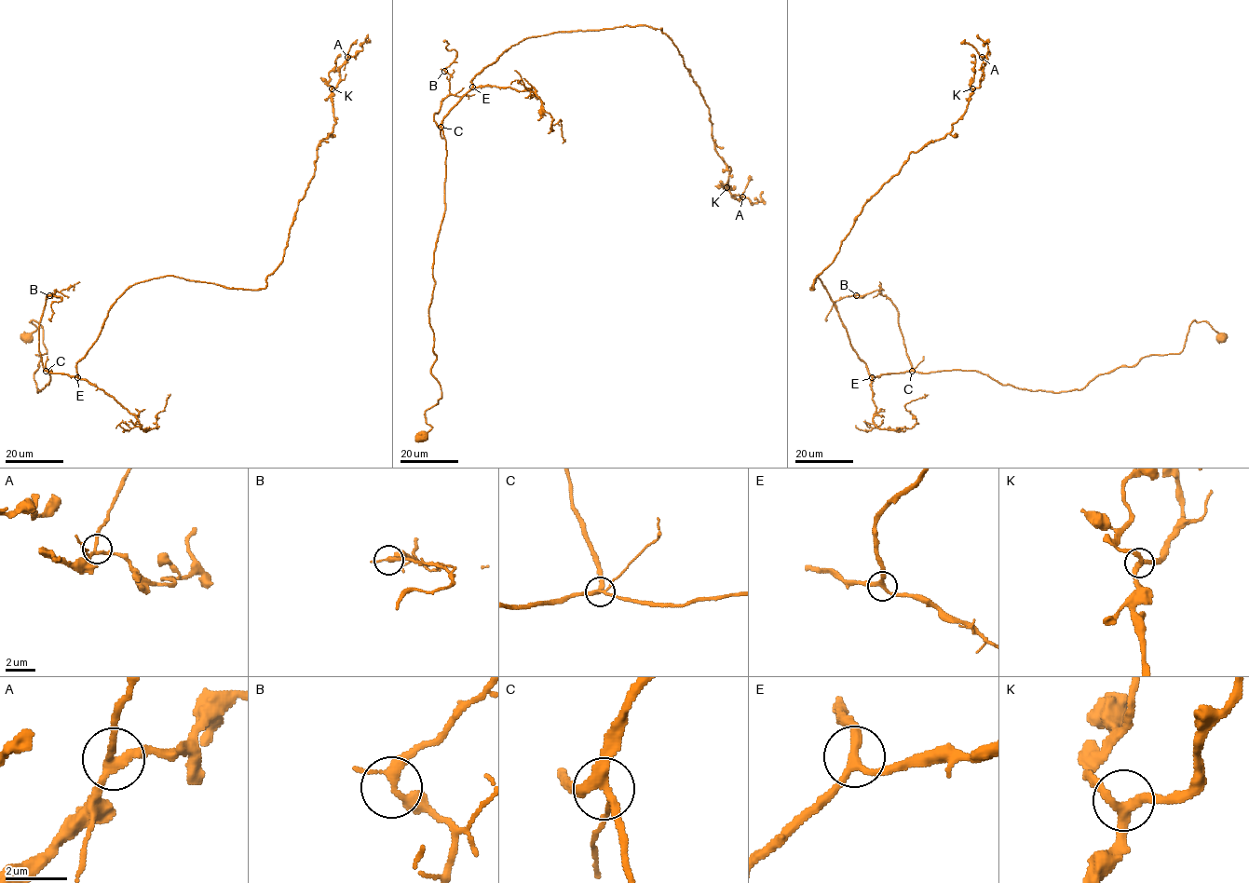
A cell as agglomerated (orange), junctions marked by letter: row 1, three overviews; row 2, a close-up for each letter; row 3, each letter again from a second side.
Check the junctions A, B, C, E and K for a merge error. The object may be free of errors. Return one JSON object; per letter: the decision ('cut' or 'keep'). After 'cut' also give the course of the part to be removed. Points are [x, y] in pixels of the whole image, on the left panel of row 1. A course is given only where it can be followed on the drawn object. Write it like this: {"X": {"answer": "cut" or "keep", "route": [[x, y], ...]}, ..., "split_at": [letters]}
{"A": {"answer": "keep"}, "B": {"answer": "keep"}, "C": {"answer": "keep"}, "E": {"answer": "keep"}, "K": {"answer": "keep"}, "split_at": []}

